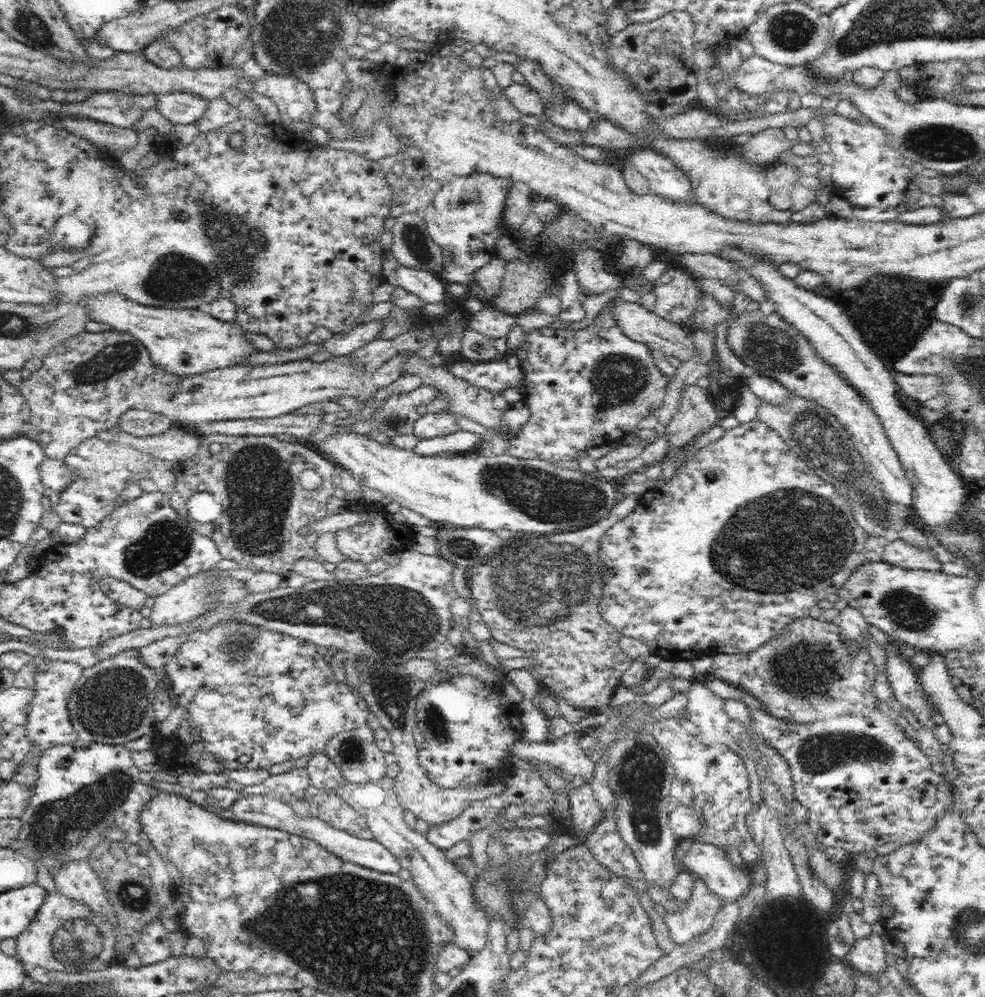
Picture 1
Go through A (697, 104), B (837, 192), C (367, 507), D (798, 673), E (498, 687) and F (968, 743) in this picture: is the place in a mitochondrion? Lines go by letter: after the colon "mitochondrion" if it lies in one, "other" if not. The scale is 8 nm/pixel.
A: other
B: other
C: other
D: mitochondrion
E: other
F: other

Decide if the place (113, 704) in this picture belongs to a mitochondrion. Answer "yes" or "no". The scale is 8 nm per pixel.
yes

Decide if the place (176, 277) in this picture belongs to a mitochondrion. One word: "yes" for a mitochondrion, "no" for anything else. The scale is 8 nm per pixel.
yes

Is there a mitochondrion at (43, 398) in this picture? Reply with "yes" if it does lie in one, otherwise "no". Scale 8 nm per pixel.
no

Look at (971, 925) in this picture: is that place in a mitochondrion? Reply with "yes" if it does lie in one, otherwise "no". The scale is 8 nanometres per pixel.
yes

